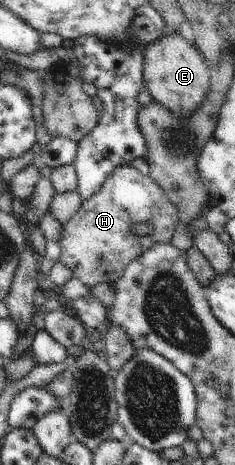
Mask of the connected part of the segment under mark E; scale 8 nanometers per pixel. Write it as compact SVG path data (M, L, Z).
M181 33L162 35L144 51L143 81L146 89L153 101L172 111L176 117L186 119L200 107L210 88L211 73L198 47L188 43Z

